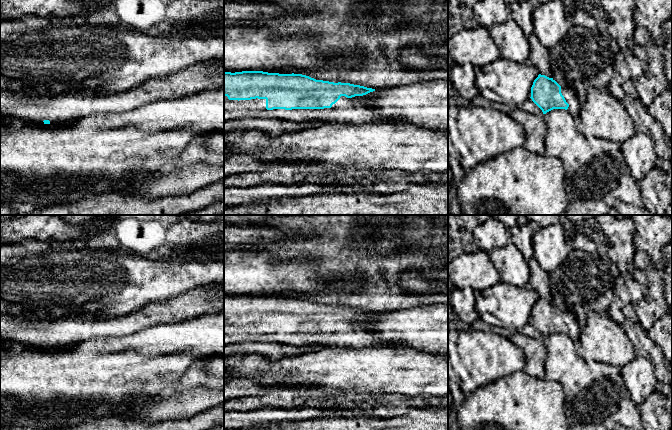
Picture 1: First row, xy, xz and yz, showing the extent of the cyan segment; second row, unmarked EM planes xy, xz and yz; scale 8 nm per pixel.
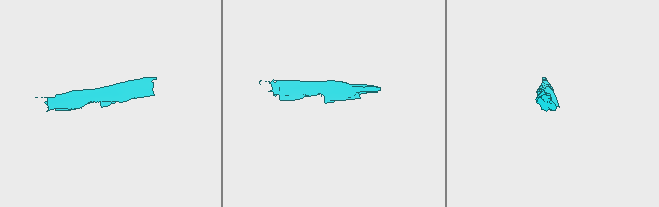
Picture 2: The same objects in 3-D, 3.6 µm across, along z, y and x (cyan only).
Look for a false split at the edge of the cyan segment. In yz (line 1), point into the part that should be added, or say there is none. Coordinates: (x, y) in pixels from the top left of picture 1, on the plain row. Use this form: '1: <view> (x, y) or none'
1: yz (570, 320)

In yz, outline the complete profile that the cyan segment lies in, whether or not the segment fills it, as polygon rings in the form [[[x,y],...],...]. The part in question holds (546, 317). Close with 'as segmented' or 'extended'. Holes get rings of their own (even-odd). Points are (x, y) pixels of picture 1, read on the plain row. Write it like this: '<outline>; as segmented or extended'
[[[539,298],[531,311],[532,325],[543,338],[553,333],[565,333],[575,343],[579,343],[581,328],[577,318],[569,312],[561,311],[553,302]]]; extended

